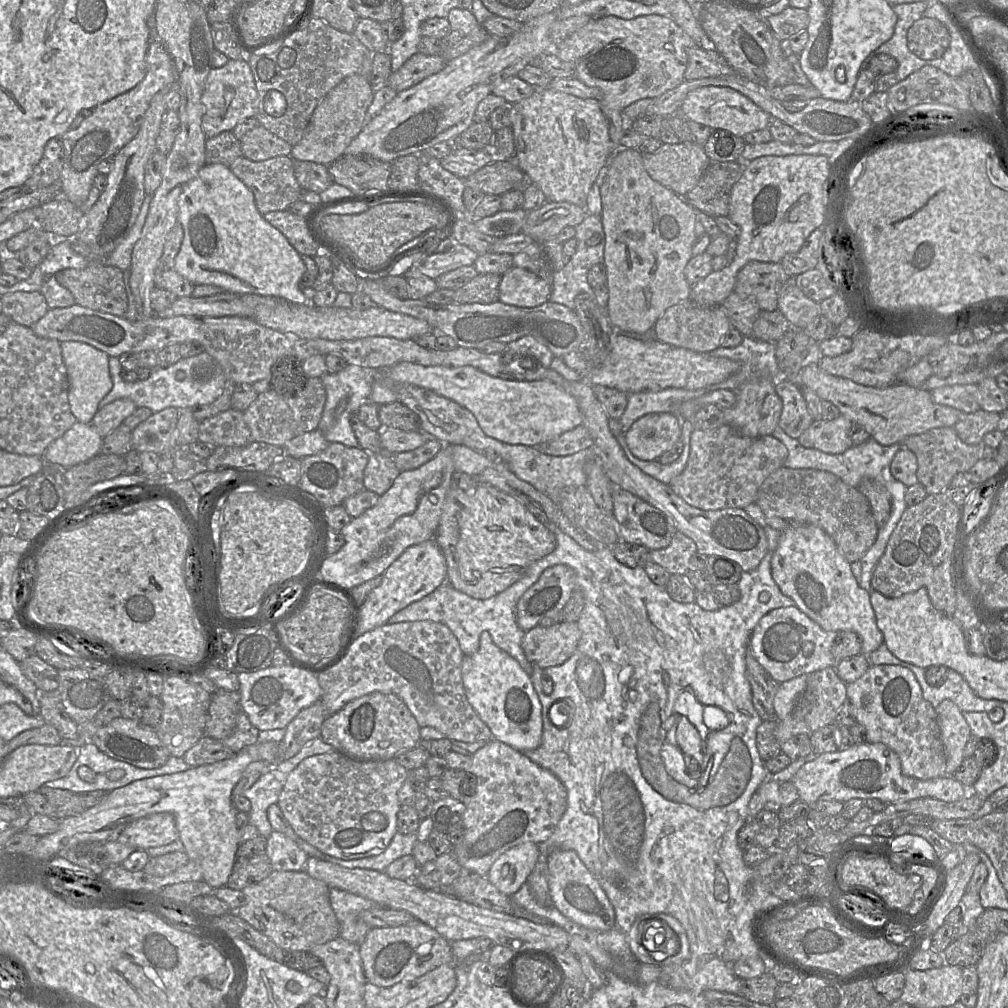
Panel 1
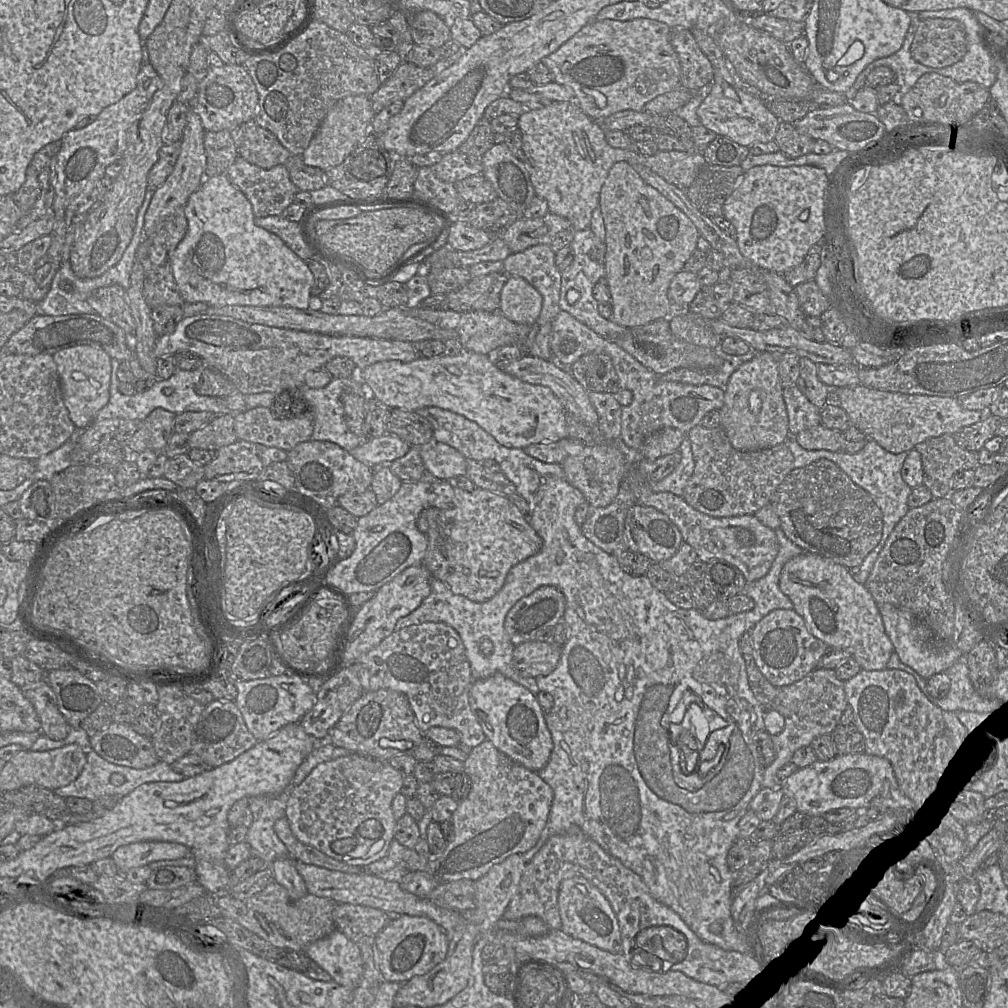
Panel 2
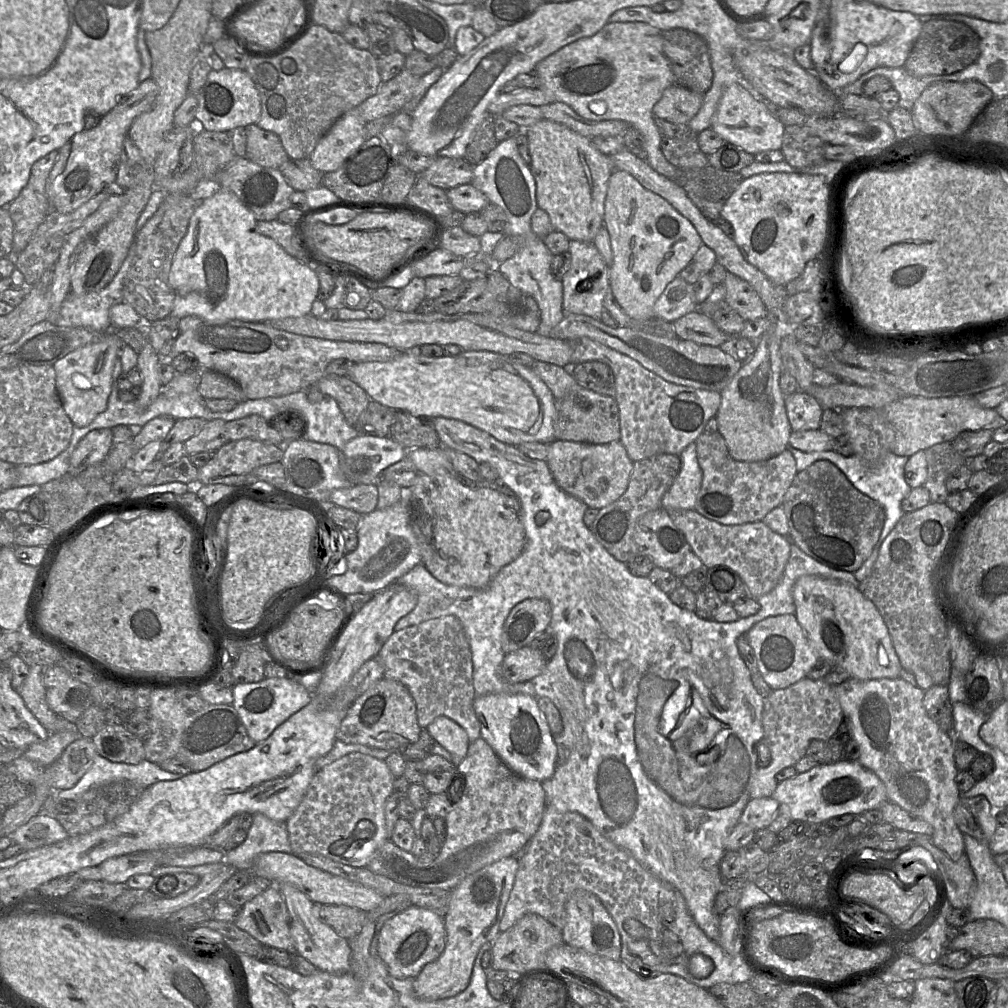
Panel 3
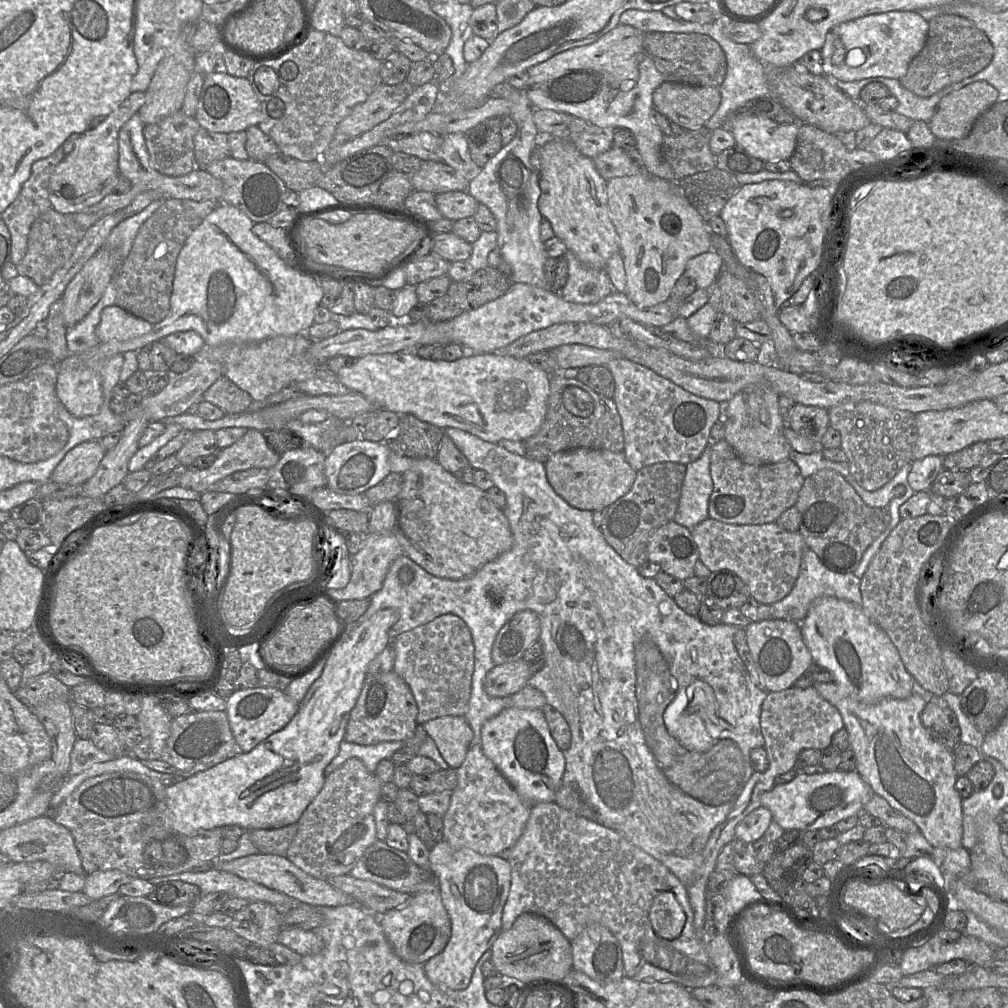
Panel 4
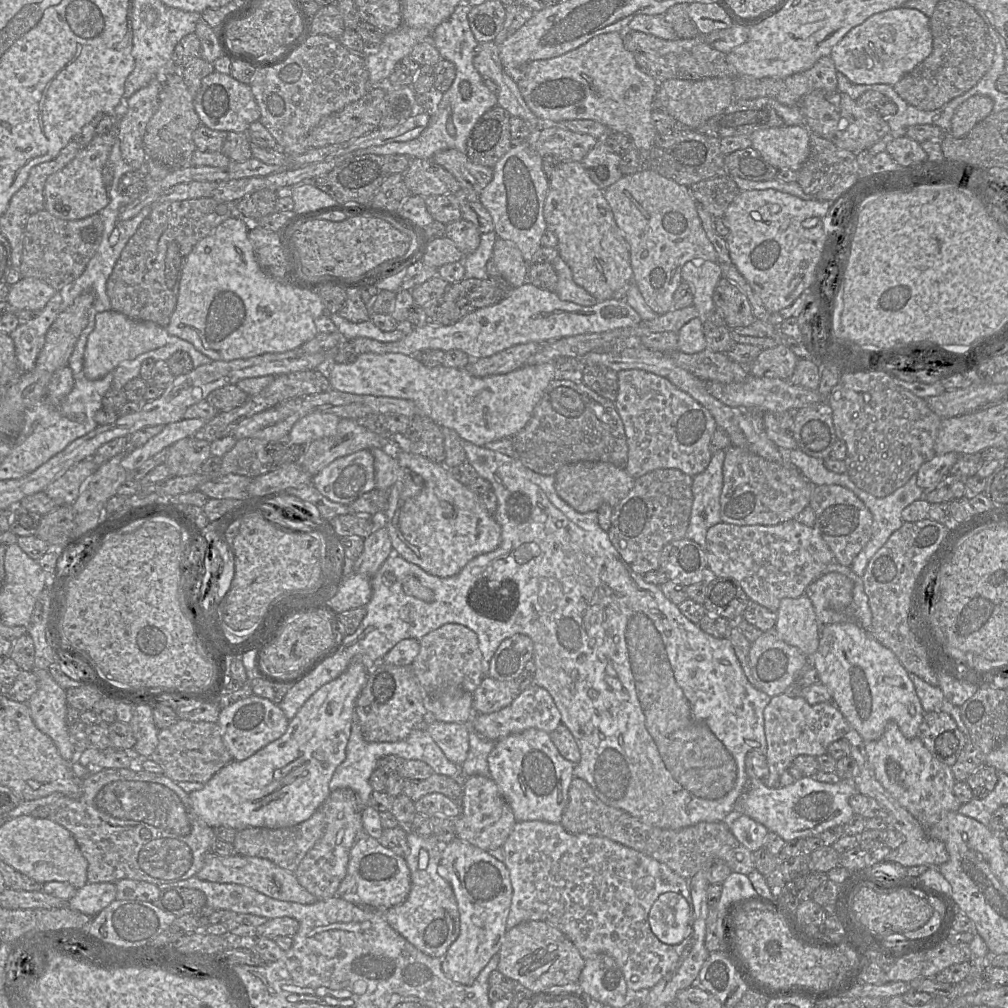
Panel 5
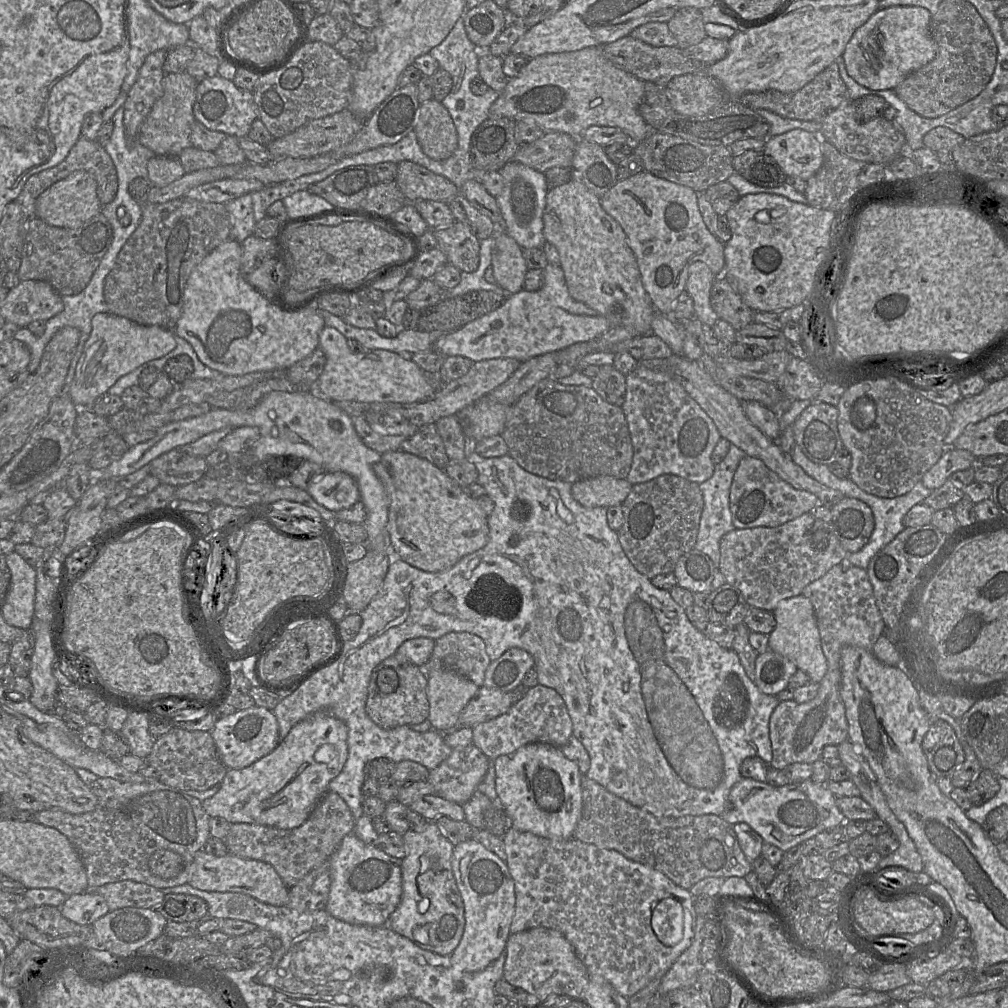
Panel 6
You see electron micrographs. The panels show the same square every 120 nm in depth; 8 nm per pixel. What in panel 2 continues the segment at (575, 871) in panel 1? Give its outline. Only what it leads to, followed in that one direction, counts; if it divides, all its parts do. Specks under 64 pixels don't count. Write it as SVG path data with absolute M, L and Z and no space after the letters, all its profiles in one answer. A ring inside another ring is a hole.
M576 875L562 881L559 888L558 907L563 932L602 950L611 953L622 952L621 932L611 904L586 878Z

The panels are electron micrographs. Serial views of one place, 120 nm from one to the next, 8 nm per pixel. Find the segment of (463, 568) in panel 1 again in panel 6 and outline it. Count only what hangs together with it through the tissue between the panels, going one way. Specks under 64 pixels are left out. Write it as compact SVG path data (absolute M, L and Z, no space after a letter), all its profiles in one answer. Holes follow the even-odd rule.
M401 450L381 454L373 470L389 498L388 532L394 557L423 571L440 572L488 543L488 516L444 470Z

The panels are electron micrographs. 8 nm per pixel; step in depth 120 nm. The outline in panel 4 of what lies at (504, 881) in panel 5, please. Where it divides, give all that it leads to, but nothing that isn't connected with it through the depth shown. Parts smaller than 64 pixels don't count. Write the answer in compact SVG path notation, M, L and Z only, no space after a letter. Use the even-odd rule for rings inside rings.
M441 841L437 842L431 849L429 854L429 869L432 871L436 878L437 885L440 890L442 902L449 914L451 924L452 924L452 934L448 941L448 944L444 950L424 963L424 972L427 978L436 986L441 989L451 989L451 990L462 990L468 987L471 977L473 975L475 966L481 956L491 948L494 941L498 938L502 932L502 913L505 906L505 903L508 899L508 895L511 887L511 865L508 860L505 860L497 855L487 856L479 854L471 849L467 848L454 848L448 842Z

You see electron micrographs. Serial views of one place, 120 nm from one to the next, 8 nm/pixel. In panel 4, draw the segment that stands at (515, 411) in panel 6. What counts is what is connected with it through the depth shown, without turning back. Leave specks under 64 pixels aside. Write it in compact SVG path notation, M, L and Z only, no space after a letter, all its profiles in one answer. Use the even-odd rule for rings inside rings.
M551 375L547 411L541 428L523 442L525 456L542 463L557 452L575 448L624 450L622 422L614 399L598 394L577 378L558 375Z

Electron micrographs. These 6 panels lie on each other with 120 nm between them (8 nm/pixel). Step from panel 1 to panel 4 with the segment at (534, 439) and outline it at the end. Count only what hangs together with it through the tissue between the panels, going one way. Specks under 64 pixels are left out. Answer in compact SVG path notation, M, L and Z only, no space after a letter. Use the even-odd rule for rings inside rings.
M400 351L397 353L365 355L359 359L356 359L356 362L350 367L343 367L336 374L336 376L338 377L339 381L343 385L345 385L350 391L355 391L362 394L368 400L372 401L380 408L396 412L399 415L413 414L420 420L431 423L442 429L448 427L458 428L466 432L469 432L481 438L482 440L492 443L497 443L503 439L524 441L539 431L544 422L547 411L547 403L548 403L550 379L551 379L551 375L549 373L540 368L535 367L526 358L524 359L514 358L499 353L485 353L485 354L467 353L465 356L455 361L446 361L446 360L432 361L420 358L415 353L415 351Z

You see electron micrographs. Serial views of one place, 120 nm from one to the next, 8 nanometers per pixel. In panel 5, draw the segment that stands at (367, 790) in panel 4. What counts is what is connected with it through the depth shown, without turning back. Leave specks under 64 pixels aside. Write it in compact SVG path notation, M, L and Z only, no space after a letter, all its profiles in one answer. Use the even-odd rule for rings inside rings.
M349 788L332 791L320 809L326 818L324 835L307 852L296 869L295 875L302 887L318 900L324 900L337 895L339 885L347 873L350 850L360 838L364 828L358 797Z

